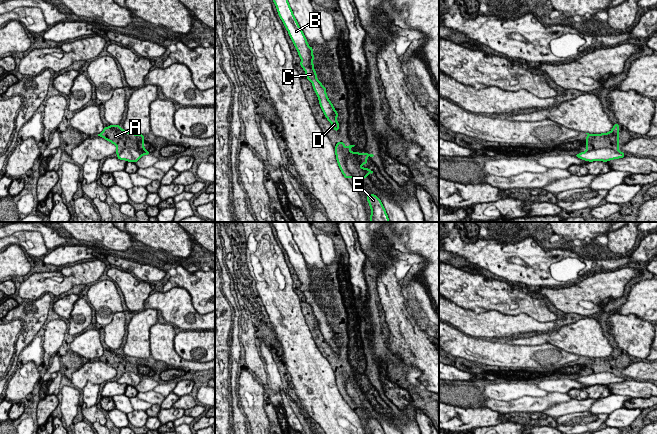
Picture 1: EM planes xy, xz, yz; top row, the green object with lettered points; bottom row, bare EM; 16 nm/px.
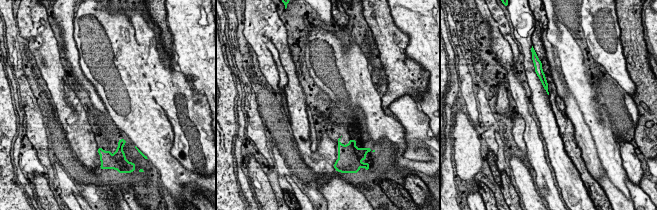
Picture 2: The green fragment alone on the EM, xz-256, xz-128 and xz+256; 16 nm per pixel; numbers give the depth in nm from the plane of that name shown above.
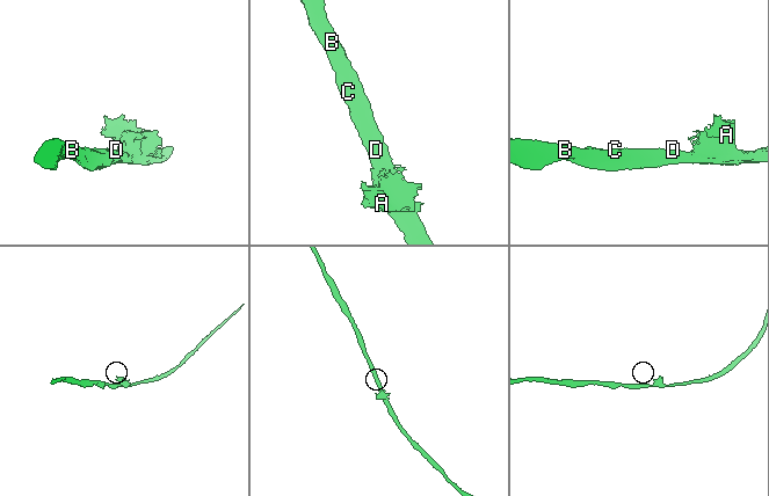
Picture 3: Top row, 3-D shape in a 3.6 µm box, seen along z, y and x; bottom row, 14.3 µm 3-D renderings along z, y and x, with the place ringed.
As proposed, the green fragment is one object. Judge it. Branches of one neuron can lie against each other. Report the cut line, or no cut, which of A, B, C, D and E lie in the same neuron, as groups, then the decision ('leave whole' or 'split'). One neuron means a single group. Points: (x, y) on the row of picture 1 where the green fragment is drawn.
xz (346, 154), (352, 159), (362, 178) | A / B C D E | split

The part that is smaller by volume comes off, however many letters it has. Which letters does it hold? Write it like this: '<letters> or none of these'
A

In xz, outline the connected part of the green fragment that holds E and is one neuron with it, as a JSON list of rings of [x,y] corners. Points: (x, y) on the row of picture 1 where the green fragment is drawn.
[[[374,194],[367,195],[371,208],[370,222],[390,222],[381,200]]]

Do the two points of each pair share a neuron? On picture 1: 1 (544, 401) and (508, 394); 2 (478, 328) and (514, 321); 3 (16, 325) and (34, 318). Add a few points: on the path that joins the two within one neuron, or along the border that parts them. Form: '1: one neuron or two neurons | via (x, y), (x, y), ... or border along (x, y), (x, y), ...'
1: two neurons | border along (545, 396), (521, 396), (506, 401), (498, 400)
2: one neuron | via (487, 325), (505, 325)
3: two neurons | border along (10, 320), (19, 319), (21, 321), (21, 330)

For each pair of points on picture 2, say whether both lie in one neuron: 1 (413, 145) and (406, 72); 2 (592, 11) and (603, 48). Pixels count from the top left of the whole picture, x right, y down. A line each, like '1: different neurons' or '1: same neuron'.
1: different neurons
2: same neuron

